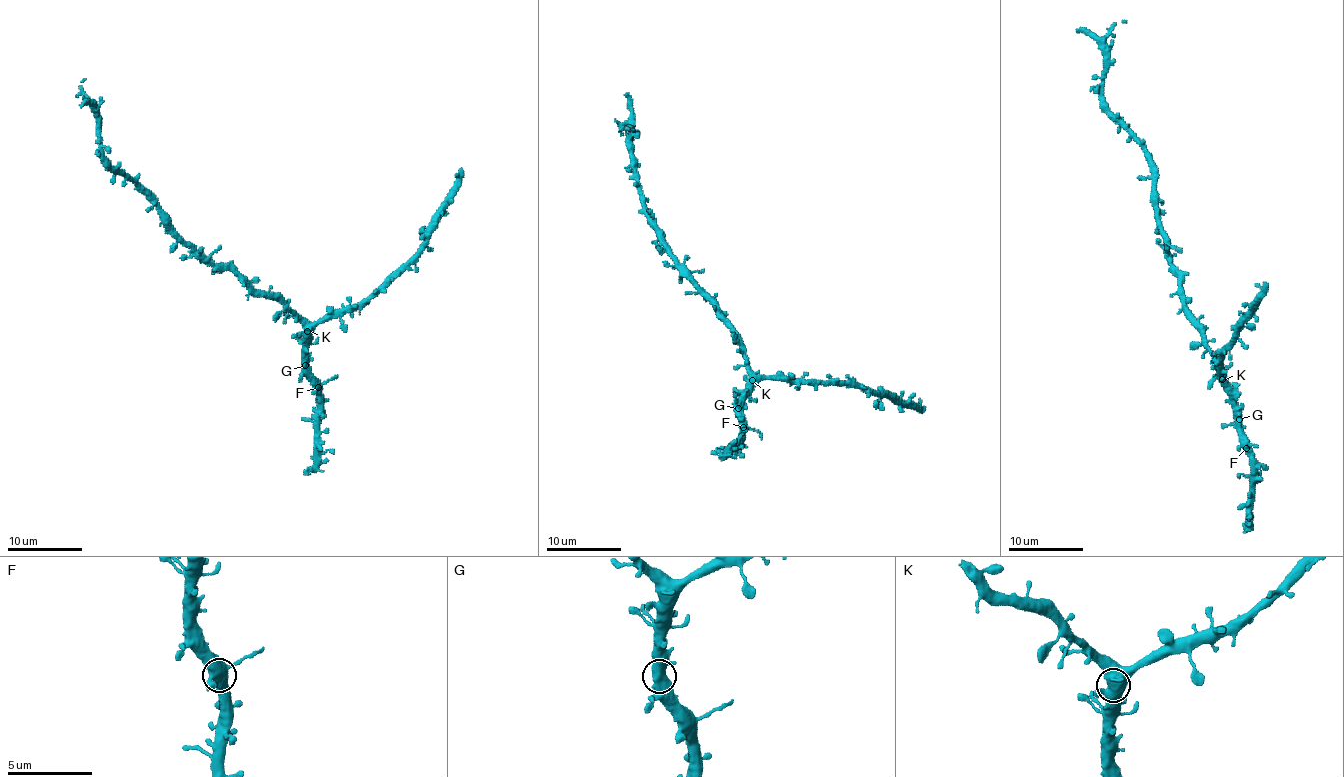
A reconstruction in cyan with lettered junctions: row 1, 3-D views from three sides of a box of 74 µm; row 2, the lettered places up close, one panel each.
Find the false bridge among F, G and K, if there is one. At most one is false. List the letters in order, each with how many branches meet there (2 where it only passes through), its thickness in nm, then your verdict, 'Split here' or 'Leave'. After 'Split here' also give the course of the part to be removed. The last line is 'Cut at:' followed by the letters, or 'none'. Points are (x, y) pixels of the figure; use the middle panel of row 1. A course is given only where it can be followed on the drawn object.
F: Branches: 4. Thickness 550 nm. Leave
G: Branches: 4. Thickness 500 nm. Leave
K: Branches: 4. Thickness 700 nm. Leave
Cut at: none

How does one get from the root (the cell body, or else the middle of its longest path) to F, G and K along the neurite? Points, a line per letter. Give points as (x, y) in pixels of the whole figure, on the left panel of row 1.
F: (243, 280), (284, 305), (304, 326), (306, 375), (318, 387)
G: (243, 280), (284, 305), (304, 326), (305, 365)
K: (243, 280), (284, 305), (307, 330)

